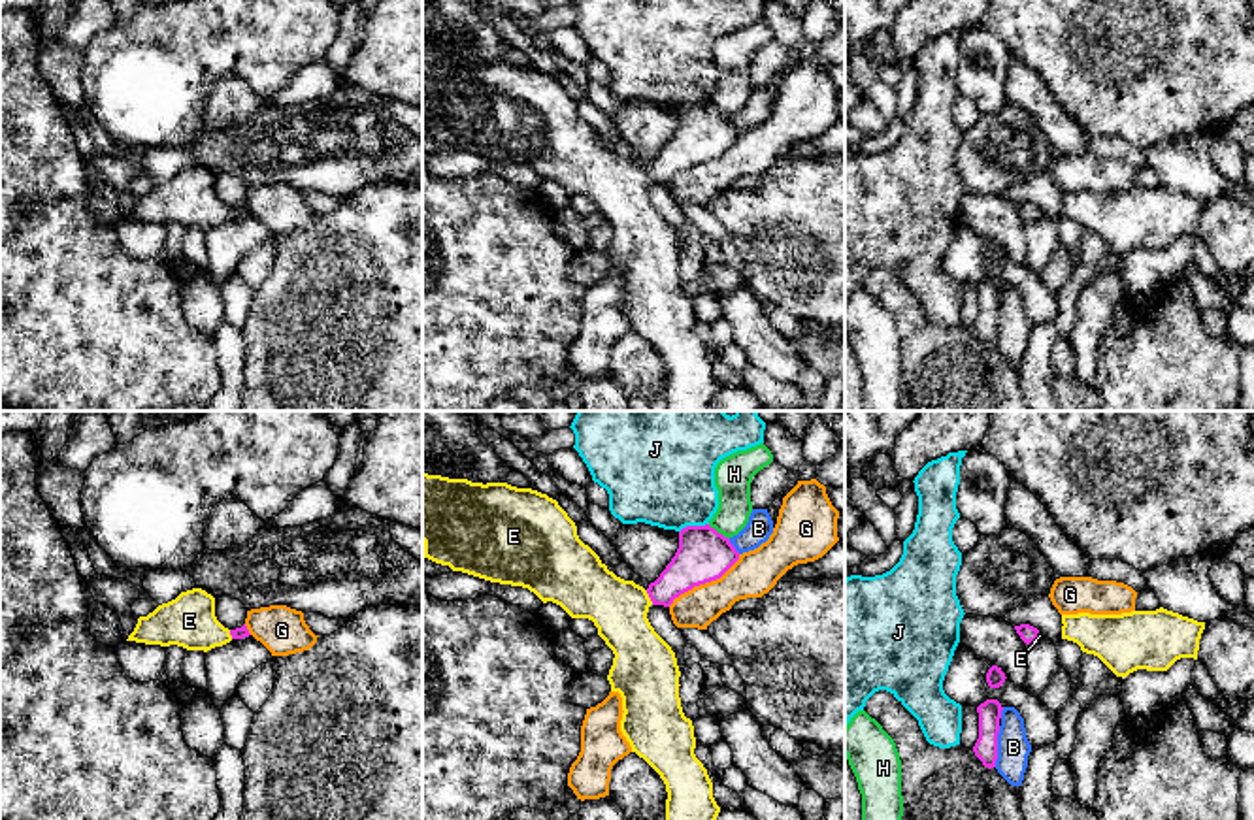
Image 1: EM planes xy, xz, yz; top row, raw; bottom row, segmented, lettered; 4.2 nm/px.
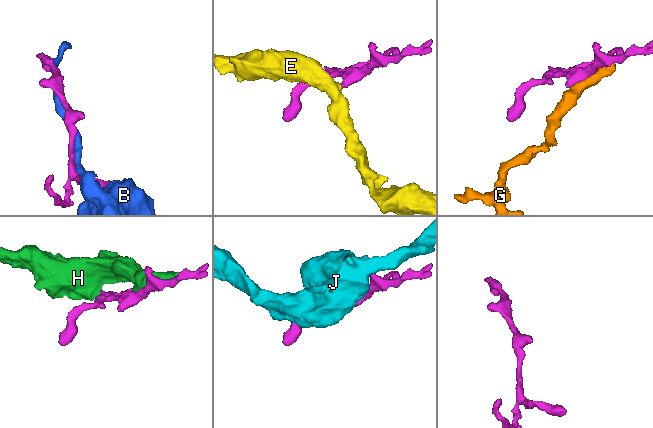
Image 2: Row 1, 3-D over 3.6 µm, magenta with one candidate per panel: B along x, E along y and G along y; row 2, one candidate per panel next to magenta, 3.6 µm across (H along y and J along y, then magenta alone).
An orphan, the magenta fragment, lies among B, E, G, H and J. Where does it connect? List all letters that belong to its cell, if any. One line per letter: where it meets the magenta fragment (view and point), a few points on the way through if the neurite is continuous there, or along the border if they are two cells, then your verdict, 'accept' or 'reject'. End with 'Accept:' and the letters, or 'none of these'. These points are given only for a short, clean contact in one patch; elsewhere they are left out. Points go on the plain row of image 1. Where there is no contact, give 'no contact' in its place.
B: yz (996, 325) | reject
E: xz (649, 174) | across xz (696, 140), (660, 170), (649, 174), (619, 185) | accept
G: xz (704, 161) | along xz (740, 132), (719, 155), (694, 163), (668, 183) | reject
H: xz (717, 110) | reject
J: xz (692, 104) | along xz (708, 100), (685, 104), (679, 110) | reject
Accept: E

